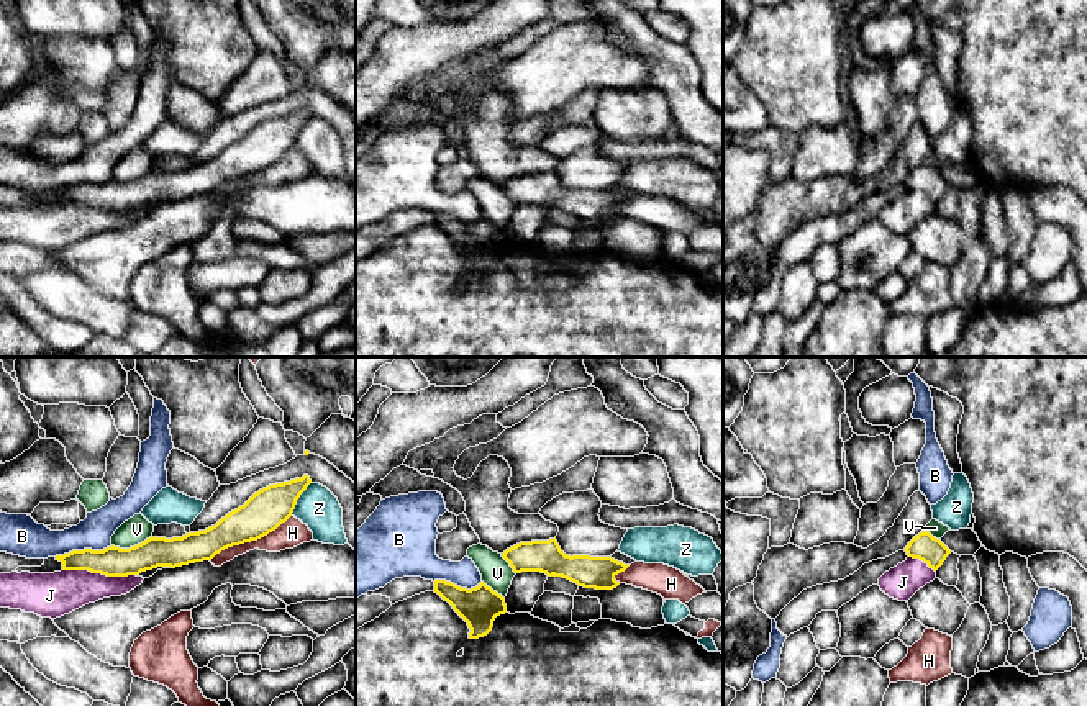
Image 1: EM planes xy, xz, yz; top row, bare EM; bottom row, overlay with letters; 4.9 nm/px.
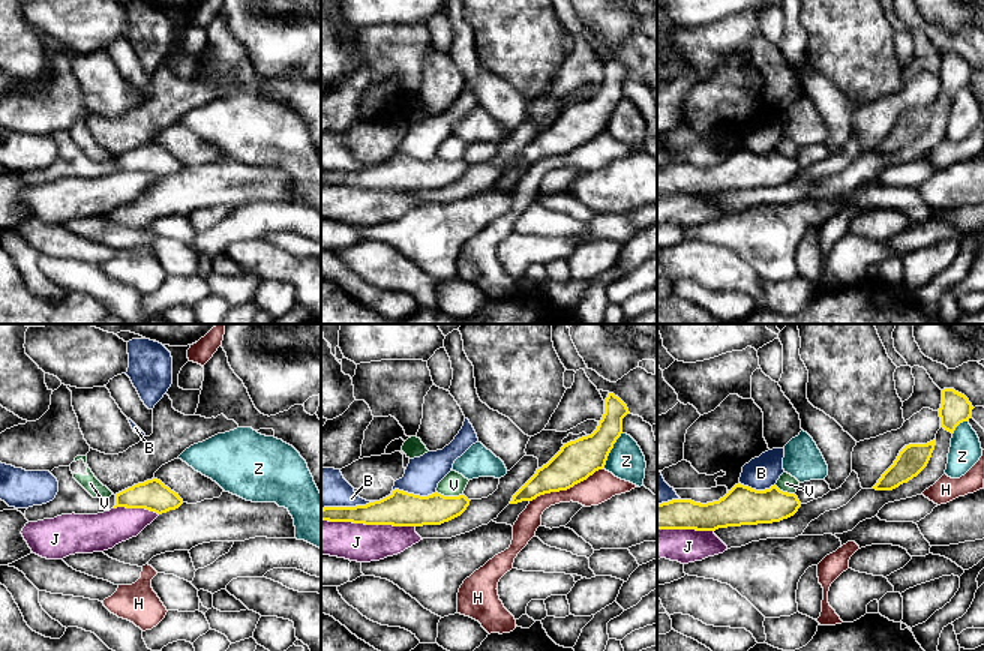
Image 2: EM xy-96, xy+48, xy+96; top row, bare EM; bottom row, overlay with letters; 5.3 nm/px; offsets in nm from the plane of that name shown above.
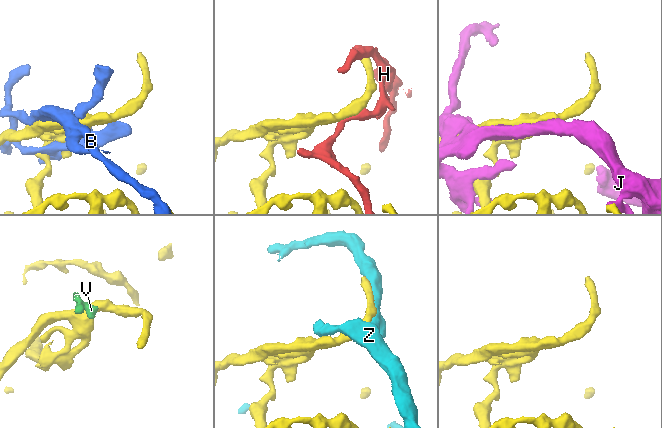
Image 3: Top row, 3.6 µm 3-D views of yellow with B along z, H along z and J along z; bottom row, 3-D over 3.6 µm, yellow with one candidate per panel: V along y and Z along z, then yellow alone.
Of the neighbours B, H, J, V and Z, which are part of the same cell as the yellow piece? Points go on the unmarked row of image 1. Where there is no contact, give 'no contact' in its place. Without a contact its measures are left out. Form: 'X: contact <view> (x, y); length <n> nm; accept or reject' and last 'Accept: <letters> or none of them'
B: contact xy (84, 182); length 300 nm; reject
H: contact xy (250, 174); length 460 nm; accept
J: contact xy (99, 205); length 360 nm; reject
V: contact xy (131, 181); length 200 nm; reject
Z: contact xy (299, 130); length 190 nm; reject
Accept: H

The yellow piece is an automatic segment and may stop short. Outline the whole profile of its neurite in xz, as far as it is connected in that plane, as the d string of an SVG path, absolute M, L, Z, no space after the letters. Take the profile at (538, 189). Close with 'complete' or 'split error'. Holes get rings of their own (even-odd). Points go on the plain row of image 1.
M556 170L549 174L520 175L507 182L502 190L515 206L541 205L548 210L562 210L579 219L613 223L620 218L615 210L630 198L612 190L566 188Z; complete

